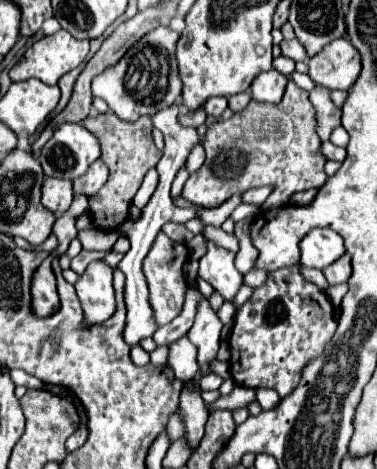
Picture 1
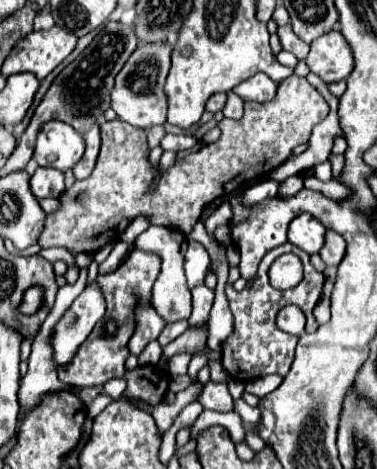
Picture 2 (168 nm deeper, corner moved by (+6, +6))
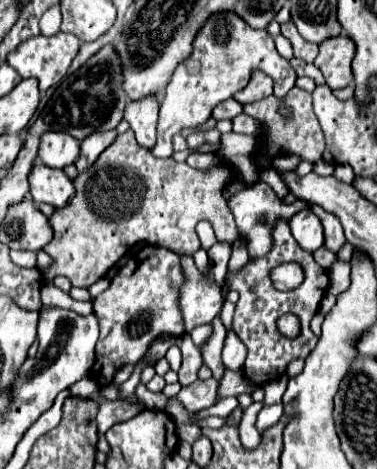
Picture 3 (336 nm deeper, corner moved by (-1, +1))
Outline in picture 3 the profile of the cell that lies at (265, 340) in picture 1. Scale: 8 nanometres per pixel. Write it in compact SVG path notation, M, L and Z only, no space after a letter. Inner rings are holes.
M278 219L272 227L272 249L270 249L270 253L266 253L264 257L248 261L238 273L226 275L226 283L228 283L230 289L240 293L240 301L236 305L232 327L234 327L234 333L238 335L238 339L248 347L244 373L254 385L264 385L266 381L280 377L286 371L286 367L292 359L306 357L316 347L318 337L308 329L308 325L310 325L310 319L318 313L318 303L324 297L330 281L328 281L328 273L314 261L312 253L304 251L292 239L290 227L284 219ZM282 263L298 263L302 267L302 271L304 271L302 285L298 285L292 291L278 291L272 285L270 271L274 267L282 265ZM284 313L294 313L302 321L302 335L298 335L296 339L282 335L276 327L278 317L282 317Z

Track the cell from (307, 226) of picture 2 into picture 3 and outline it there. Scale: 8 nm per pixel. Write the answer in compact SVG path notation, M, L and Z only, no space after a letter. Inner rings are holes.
M298 211L290 219L290 229L294 239L304 251L316 251L318 247L324 245L324 231L320 227L320 219L312 211Z

